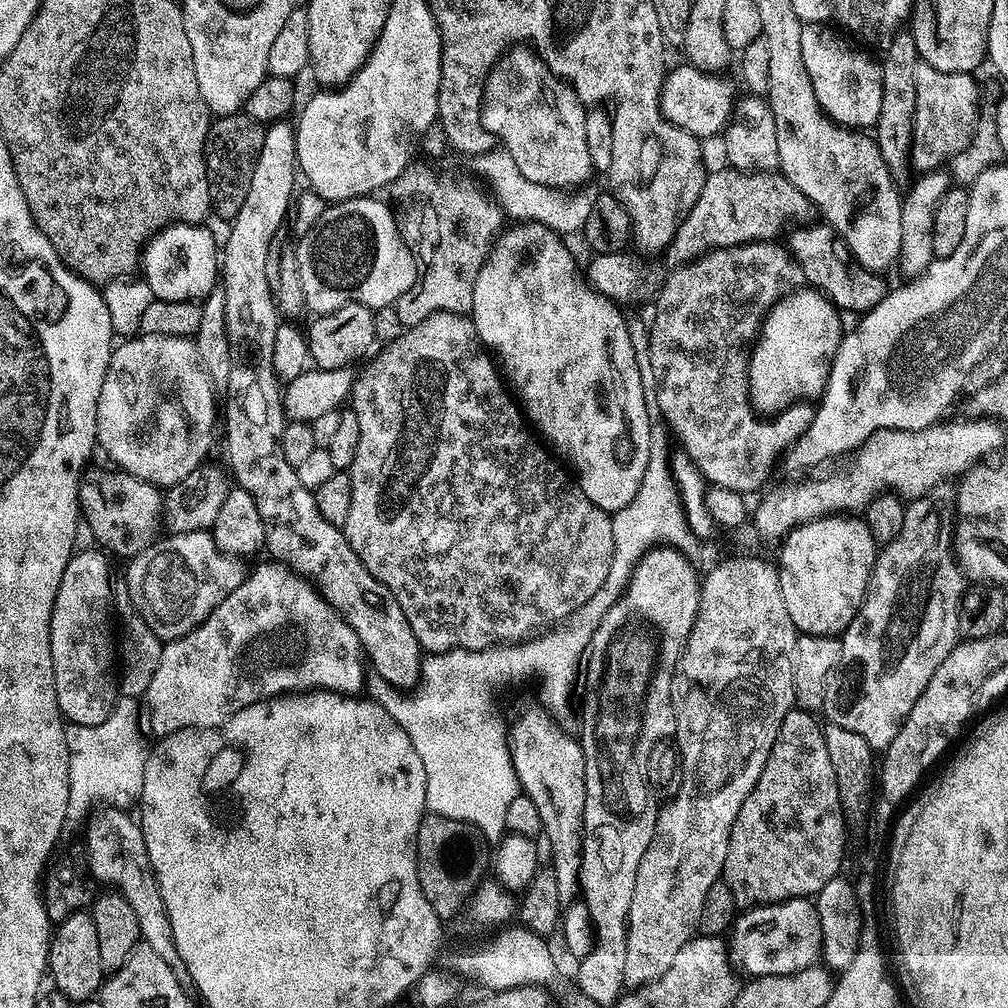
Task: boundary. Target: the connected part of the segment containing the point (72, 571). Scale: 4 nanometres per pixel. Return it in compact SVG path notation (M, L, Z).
M92 547L73 553L66 564L58 594L54 598L54 610L50 618L50 650L54 662L54 686L58 694L60 714L69 725L98 726L108 720L118 699L118 680L112 676L114 668L114 636L108 633L108 615L112 612L112 570L109 555Z

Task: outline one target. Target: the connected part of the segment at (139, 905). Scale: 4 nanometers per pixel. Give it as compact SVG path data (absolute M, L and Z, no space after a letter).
M104 806L87 817L88 829L84 832L84 848L88 851L87 871L93 881L101 880L104 886L111 886L122 894L122 898L126 898L126 902L130 902L138 918L141 941L149 944L161 956L162 962L179 969L180 955L174 946L170 918L166 914L158 884L152 874L150 860L146 854L146 842L142 838L139 823L133 817L131 820L128 815L125 809Z

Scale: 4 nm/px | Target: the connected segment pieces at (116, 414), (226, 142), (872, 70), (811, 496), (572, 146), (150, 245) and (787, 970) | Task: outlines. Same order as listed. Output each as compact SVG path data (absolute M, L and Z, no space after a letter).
M137 334L123 342L117 343L112 349L110 366L106 370L106 378L102 382L102 394L98 394L98 414L96 415L96 438L99 451L105 452L113 460L117 469L129 472L132 476L142 478L146 482L155 484L161 489L167 490L172 485L182 482L190 470L199 468L201 464L209 459L208 451L212 448L212 443L218 440L218 396L216 400L217 385L212 383L208 376L208 371L204 369L204 364L200 360L200 354L196 349L195 339L186 336L159 336L150 334L149 336Z
M246 112L217 117L209 125L207 142L204 144L204 161L210 190L210 210L214 216L218 215L228 222L241 210L250 192L250 180L258 155L261 154L264 137L265 125Z
M805 24L802 30L802 62L814 86L818 106L837 126L849 130L868 130L878 118L882 103L881 65L864 52L851 48L839 31L822 24Z
M963 418L964 420L952 420L932 424L917 432L904 430L882 430L872 435L862 447L856 449L854 455L847 461L845 468L832 472L829 476L816 476L813 480L800 478L797 484L784 488L781 492L772 492L757 508L754 508L754 522L756 518L756 532L764 540L783 541L799 524L805 524L811 520L817 520L823 516L837 514L856 514L868 507L876 496L884 493L895 493L905 501L917 500L922 494L926 494L931 488L937 488L939 484L951 481L968 471L974 464L981 463L991 452L999 453L1004 444L1005 425L987 418Z
M512 50L501 59L488 74L488 79L484 81L484 104L480 107L482 110L482 126L486 126L486 130L497 141L502 143L503 151L510 154L510 158L514 158L514 166L518 166L518 170L526 176L531 182L541 183L542 186L557 188L561 190L576 190L587 182L591 176L594 176L592 164L590 162L589 149L586 146L586 108L580 103L580 99L571 88L558 82L557 77L553 76L548 68L544 65L543 60L536 55L535 51L527 50L528 52L520 52L524 50Z
M170 224L157 232L142 249L142 278L158 300L203 301L218 284L218 240L212 237L208 226L198 224Z
M811 899L783 900L777 904L757 904L741 911L730 928L730 960L745 968L752 978L786 976L813 967L820 960L822 932Z

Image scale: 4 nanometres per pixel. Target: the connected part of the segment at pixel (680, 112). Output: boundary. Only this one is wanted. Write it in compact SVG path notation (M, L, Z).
M680 62L673 72L671 69L664 77L664 89L660 95L662 114L671 124L686 130L694 137L719 137L728 127L728 121L738 103L737 81L727 80L726 77L727 75L715 72L703 72L692 64Z

